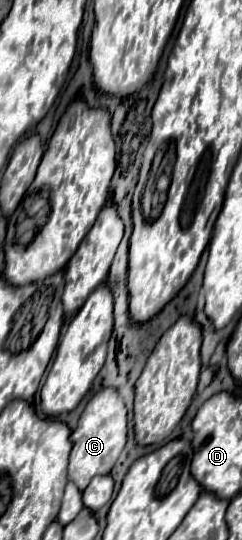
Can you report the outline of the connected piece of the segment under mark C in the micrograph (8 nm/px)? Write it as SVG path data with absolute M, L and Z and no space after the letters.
M104 387L88 401L78 419L78 427L70 435L70 441L72 451L68 463L68 479L74 481L82 491L86 489L92 477L110 473L110 469L114 467L118 455L126 445L126 407L118 389Z

